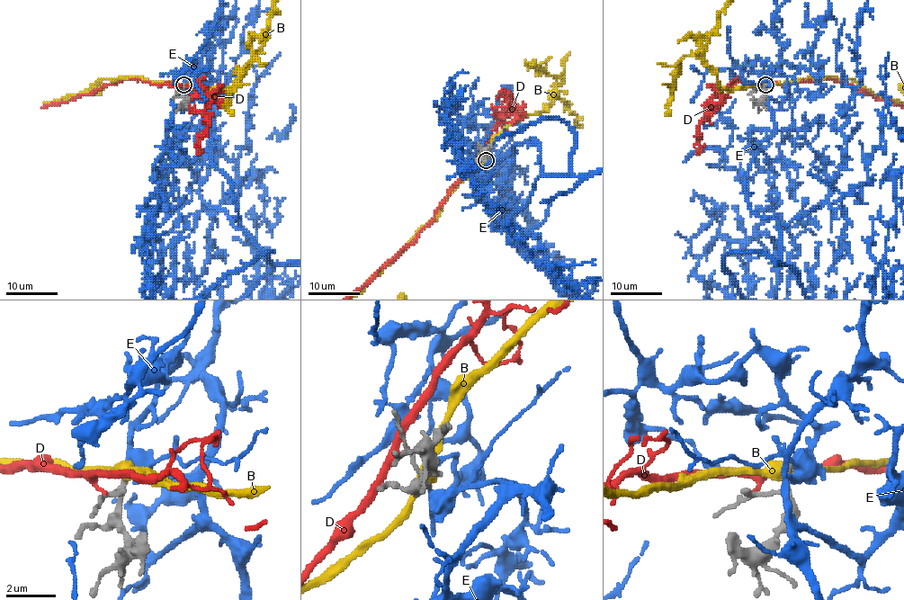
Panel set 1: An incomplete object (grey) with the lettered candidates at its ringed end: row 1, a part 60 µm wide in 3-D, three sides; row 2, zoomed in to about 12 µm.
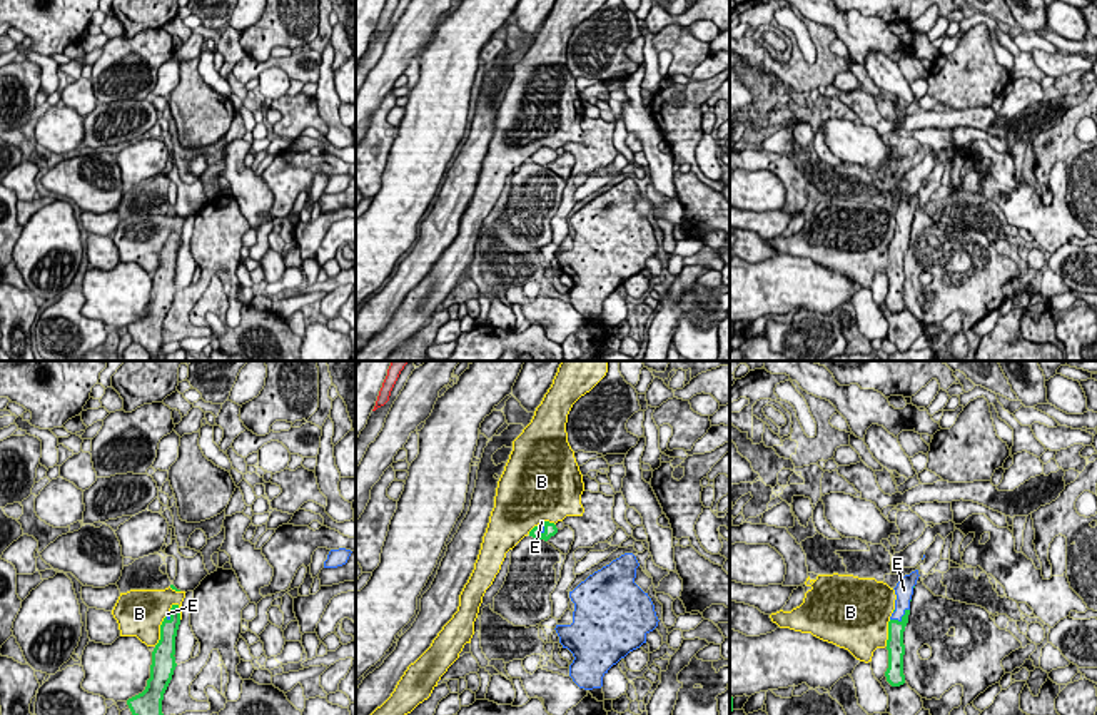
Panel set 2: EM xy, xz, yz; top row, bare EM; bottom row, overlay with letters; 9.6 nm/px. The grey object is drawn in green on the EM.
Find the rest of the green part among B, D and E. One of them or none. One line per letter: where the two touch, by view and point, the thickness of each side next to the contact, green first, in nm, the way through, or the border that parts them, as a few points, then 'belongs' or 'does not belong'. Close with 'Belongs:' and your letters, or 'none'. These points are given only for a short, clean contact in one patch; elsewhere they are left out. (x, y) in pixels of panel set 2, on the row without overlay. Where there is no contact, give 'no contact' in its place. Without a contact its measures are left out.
B: xy (161, 256) | 220/440 nm | does not belong
D: no contact | does not belong
E: yz (902, 244) | 160/160 nm | belongs
Belongs: E

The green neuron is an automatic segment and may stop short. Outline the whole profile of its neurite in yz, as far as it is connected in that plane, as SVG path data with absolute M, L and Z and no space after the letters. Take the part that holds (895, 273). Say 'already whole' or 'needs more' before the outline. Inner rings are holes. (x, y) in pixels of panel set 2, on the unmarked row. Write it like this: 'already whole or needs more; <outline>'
needs more; M918 195L912 197L910 200L905 200L897 209L895 221L895 236L888 247L888 266L887 266L887 276L888 276L888 294L885 297L887 307L892 312L900 312L905 309L903 301L903 281L905 281L905 271L903 271L903 257L908 249L910 241L910 227L913 221L913 214L918 205Z

